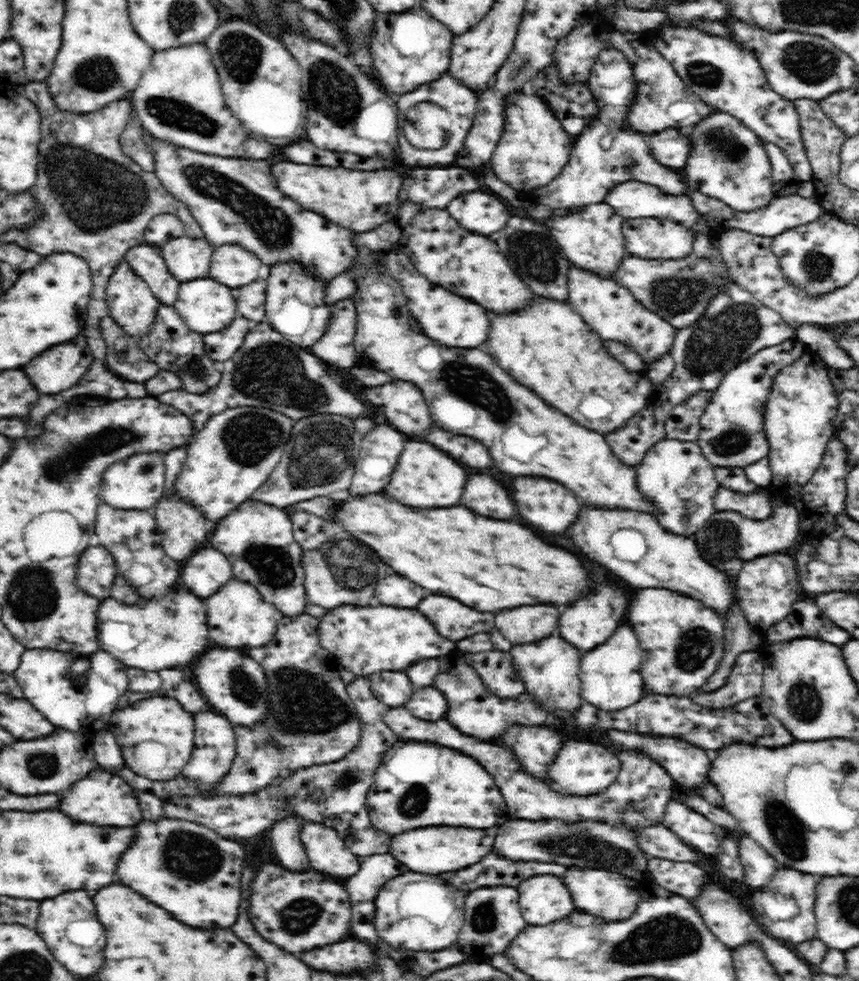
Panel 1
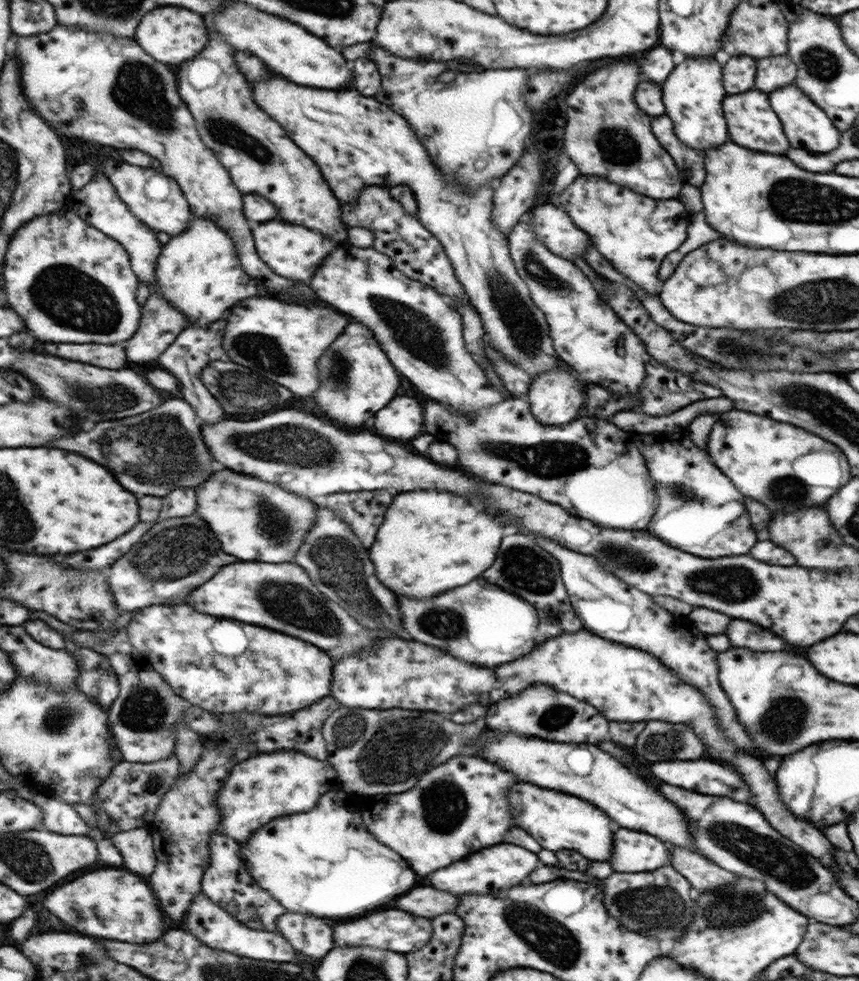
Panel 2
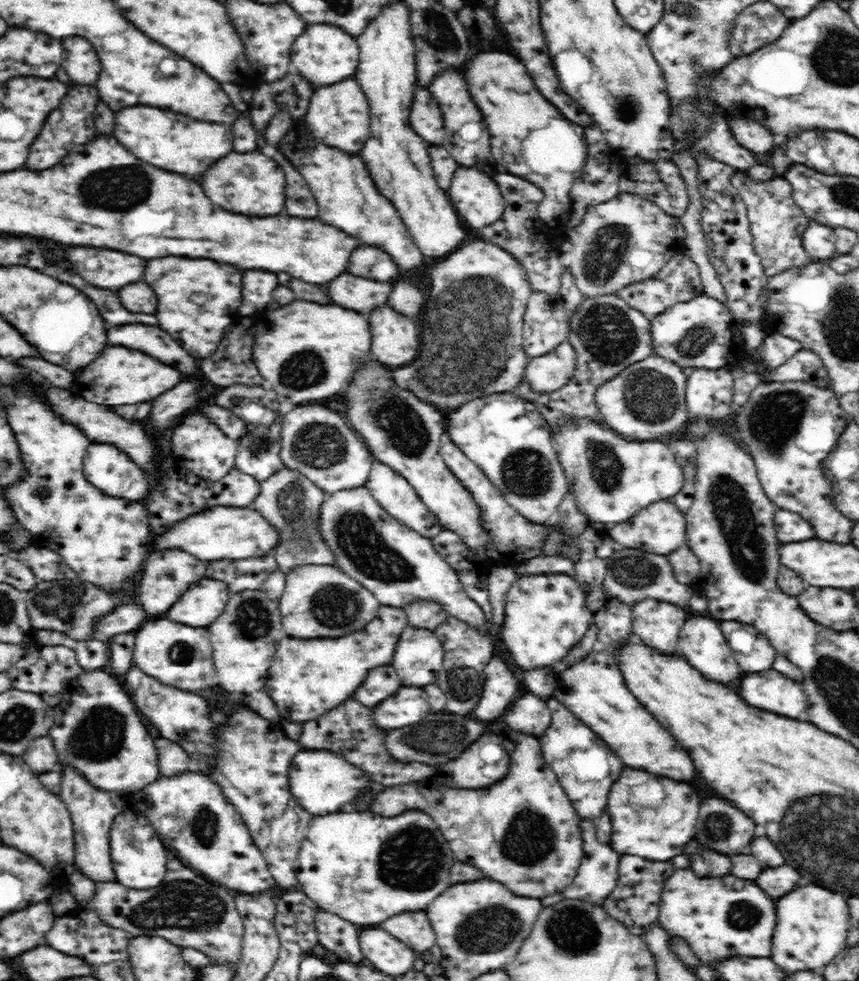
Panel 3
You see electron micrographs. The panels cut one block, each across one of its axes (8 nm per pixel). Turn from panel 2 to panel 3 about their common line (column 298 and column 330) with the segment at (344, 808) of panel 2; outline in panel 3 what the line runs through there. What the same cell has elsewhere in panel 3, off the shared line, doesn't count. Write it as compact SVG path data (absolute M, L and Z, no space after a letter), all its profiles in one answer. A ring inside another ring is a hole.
M350 809L341 810L338 813L328 814L325 816L316 815L308 828L308 836L304 840L303 848L300 850L298 856L299 867L297 870L297 881L299 886L324 911L331 912L331 914L340 916L345 920L350 920L354 924L380 924L386 918L391 918L400 914L400 912L408 912L408 910L426 909L427 906L442 892L446 892L452 882L450 882L450 868L456 864L454 860L454 852L448 846L448 840L444 840L444 836L440 834L438 825L428 818L428 815L418 812L410 812L401 815L401 818L387 819L376 812L357 812Z

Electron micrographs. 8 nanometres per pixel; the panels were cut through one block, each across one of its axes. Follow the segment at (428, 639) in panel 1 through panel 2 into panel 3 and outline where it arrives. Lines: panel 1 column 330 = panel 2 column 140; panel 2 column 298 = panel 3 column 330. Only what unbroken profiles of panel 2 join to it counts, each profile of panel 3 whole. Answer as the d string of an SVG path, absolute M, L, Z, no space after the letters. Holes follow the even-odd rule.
M382 605L374 620L346 636L306 640L286 636L280 640L267 684L280 714L292 722L306 722L342 706L356 694L356 688L366 680L368 672L392 664L396 644L408 625L408 615L403 607Z

